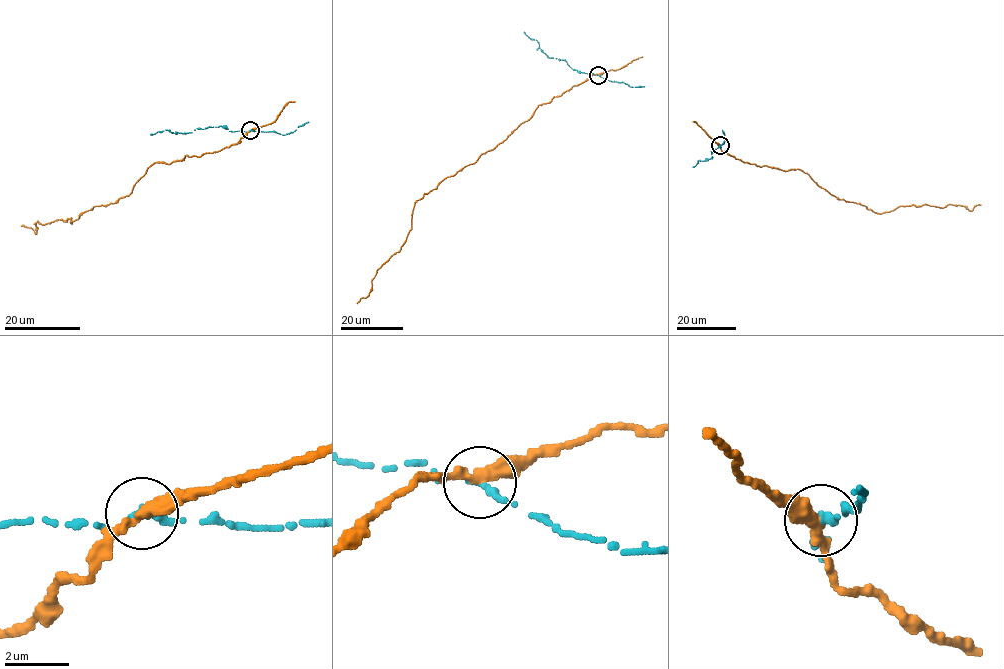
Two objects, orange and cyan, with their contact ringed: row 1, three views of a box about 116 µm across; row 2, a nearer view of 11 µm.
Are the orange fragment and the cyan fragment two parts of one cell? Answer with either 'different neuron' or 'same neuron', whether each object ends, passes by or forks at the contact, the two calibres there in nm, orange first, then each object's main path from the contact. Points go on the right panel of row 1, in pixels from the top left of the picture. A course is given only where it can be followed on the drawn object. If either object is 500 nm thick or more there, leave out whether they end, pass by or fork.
different neuron | orange passes by | cyan ends | 360/280 nm | orange via (720, 145), (742, 161), (803, 171), (833, 196), (877, 213), (900, 206), (948, 204), (971, 210), (980, 204) | cyan via (720, 145), (721, 149), (719, 146), (712, 151), (712, 157), (697, 160), (693, 167)

